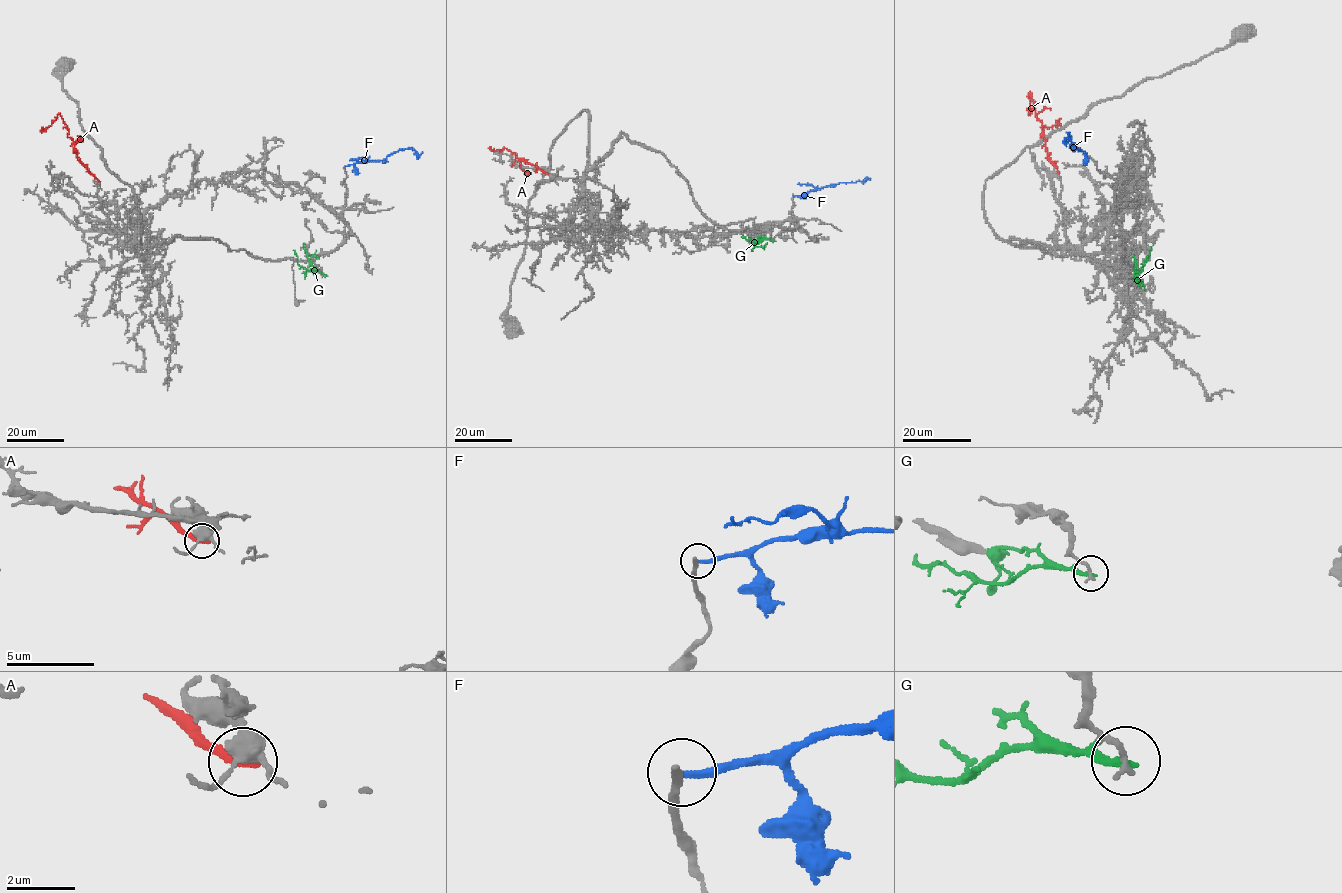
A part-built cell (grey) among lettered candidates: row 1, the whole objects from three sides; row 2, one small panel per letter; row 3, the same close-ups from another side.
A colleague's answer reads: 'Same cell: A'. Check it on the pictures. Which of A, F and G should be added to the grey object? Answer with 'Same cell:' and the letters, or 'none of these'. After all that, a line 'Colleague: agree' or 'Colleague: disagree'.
Same cell: none of these
Colleague: disagree

